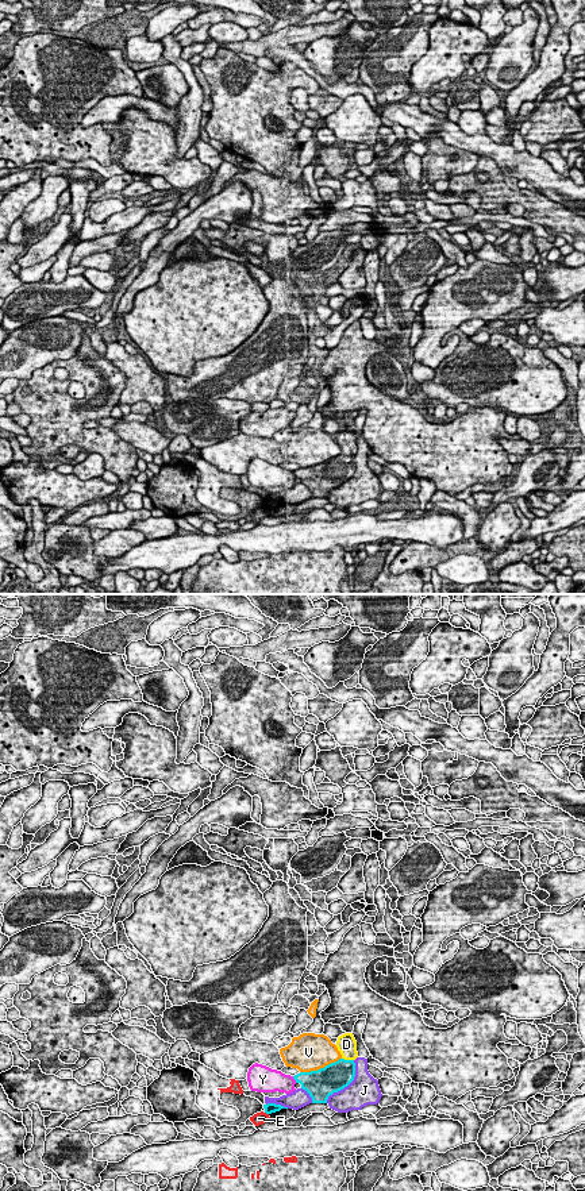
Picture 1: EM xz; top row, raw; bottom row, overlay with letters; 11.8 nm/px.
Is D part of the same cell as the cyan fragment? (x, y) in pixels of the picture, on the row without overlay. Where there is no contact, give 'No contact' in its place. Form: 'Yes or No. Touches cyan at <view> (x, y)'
Yes. Touches cyan at xz (347, 455)

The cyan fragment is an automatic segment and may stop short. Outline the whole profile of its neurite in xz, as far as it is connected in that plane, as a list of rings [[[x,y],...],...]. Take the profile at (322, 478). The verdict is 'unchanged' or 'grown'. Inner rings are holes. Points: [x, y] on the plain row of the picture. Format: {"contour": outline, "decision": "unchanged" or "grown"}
{"contour": [[[345,428],[338,432],[336,443],[342,452],[311,467],[300,467],[293,471],[296,478],[301,479],[312,493],[312,498],[327,498],[327,494],[334,487],[338,487],[347,482],[355,471],[355,458],[358,452],[357,436],[353,428]]], "decision": "grown"}

